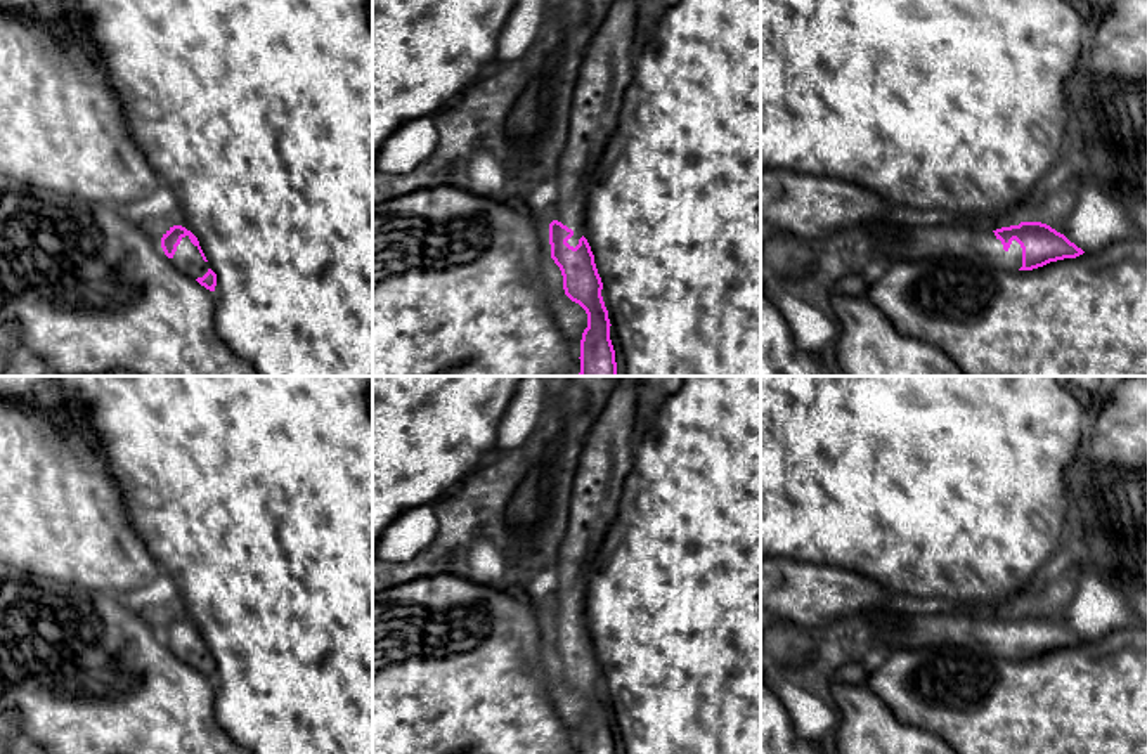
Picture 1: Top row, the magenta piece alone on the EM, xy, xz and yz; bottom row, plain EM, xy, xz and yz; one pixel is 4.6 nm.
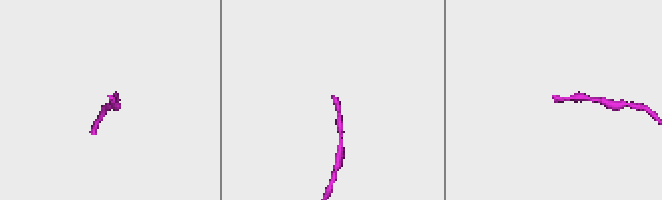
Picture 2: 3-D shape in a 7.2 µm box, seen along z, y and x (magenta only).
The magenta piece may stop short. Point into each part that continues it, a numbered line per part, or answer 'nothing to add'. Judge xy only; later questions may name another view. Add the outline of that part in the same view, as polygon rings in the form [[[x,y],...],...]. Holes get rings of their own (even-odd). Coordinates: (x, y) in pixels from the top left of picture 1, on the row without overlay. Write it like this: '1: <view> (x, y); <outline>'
1: xy (187, 647); [[[189,624],[182,626],[172,650],[192,667],[203,666],[210,657],[210,652],[203,648],[198,634],[191,631]]]

